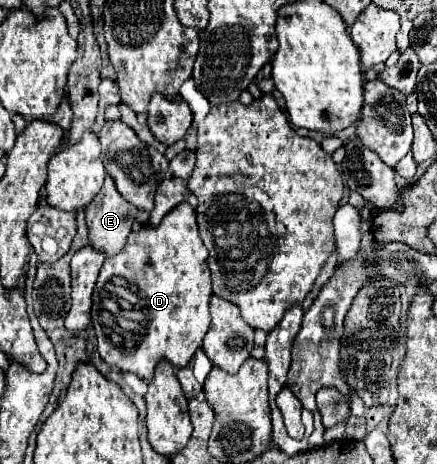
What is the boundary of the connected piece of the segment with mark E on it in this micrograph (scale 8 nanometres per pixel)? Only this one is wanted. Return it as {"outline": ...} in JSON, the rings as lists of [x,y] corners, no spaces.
{"outline":[[[107,175],[99,195],[85,209],[89,227],[89,245],[105,255],[119,253],[137,217],[137,209],[127,203],[115,189],[113,179]]]}

